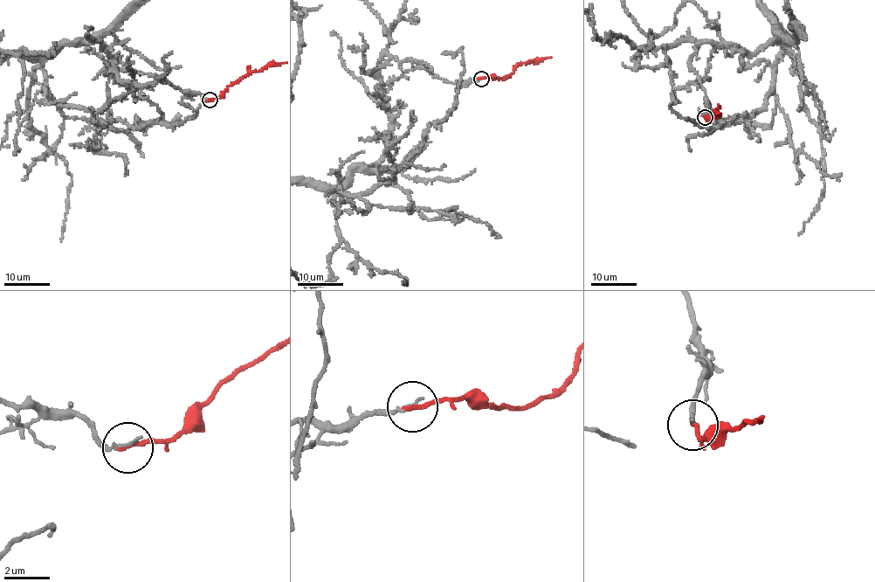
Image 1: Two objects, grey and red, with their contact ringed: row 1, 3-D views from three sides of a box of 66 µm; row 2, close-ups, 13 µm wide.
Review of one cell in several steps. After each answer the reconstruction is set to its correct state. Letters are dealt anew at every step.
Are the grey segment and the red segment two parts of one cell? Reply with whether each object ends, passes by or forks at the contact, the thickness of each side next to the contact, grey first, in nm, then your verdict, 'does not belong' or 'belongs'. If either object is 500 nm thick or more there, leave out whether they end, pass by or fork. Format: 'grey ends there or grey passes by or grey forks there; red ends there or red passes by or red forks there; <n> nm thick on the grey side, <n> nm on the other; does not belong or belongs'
grey ends there; red ends there; 140 nm thick on the grey side, 220 nm on the other; does not belong

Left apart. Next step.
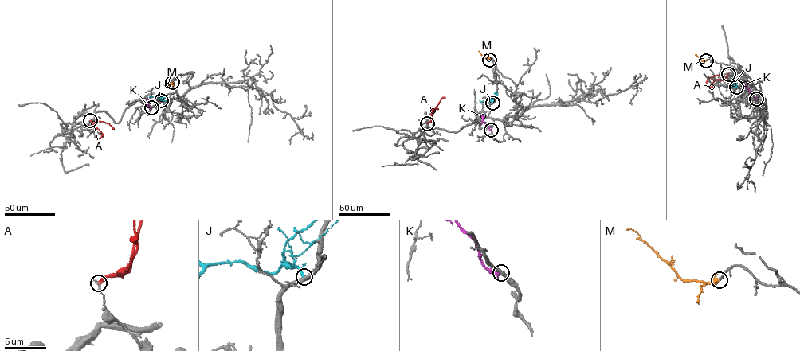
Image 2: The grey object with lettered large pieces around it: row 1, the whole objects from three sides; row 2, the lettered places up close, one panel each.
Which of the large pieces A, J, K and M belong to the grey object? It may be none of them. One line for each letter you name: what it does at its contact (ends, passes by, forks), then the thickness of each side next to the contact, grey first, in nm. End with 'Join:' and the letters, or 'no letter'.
M: it ends | 200/340 nm
Join: M

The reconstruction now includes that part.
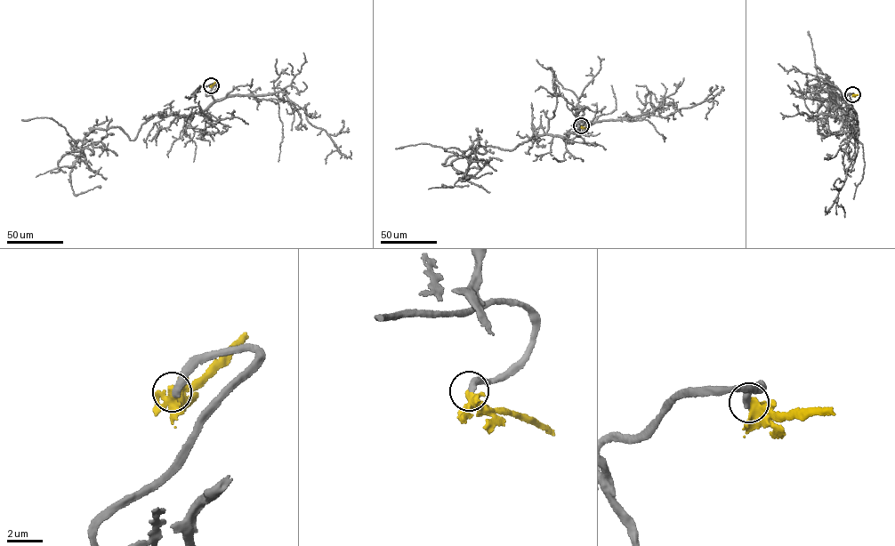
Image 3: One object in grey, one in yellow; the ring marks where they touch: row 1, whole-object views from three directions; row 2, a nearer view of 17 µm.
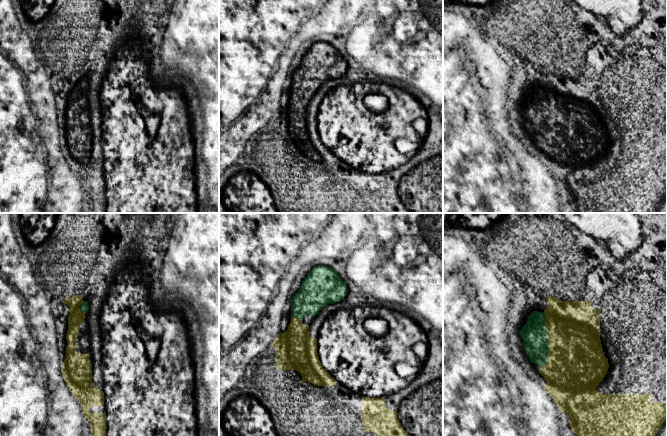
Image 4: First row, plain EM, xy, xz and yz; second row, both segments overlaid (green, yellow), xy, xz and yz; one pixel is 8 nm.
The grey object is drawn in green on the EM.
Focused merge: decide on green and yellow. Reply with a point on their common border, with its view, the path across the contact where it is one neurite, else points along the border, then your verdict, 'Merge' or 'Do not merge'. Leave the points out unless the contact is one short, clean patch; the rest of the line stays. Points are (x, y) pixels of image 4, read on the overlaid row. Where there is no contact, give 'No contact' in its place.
Touches green at yz (548, 341). Merge

